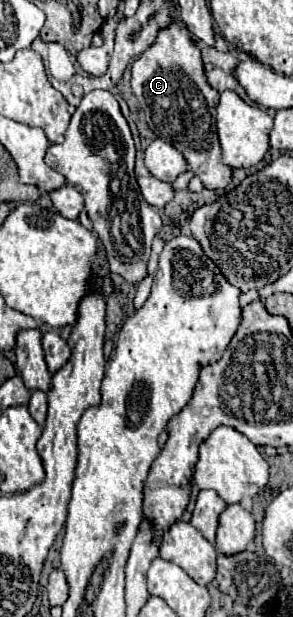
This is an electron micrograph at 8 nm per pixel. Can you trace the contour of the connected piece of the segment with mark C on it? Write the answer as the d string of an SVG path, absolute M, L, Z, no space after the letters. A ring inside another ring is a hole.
M172 20L170 26L158 32L154 44L134 60L130 82L152 132L170 142L184 156L204 188L226 188L232 180L232 168L220 160L220 144L216 144L216 106L220 94L208 84L200 50L190 40L190 32L182 22ZM192 86L196 86L196 100L188 98Z

